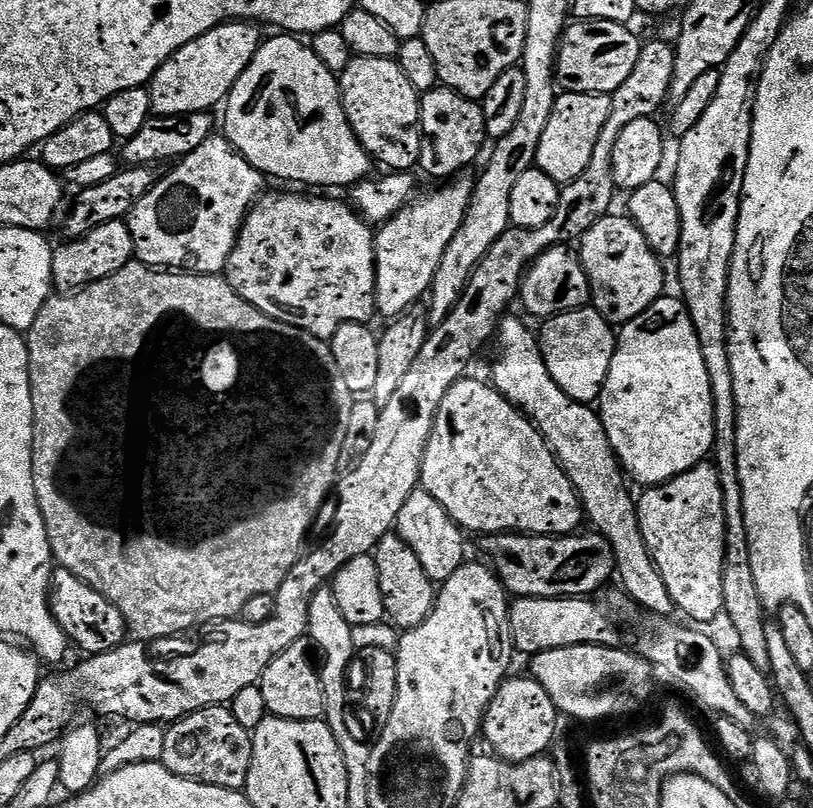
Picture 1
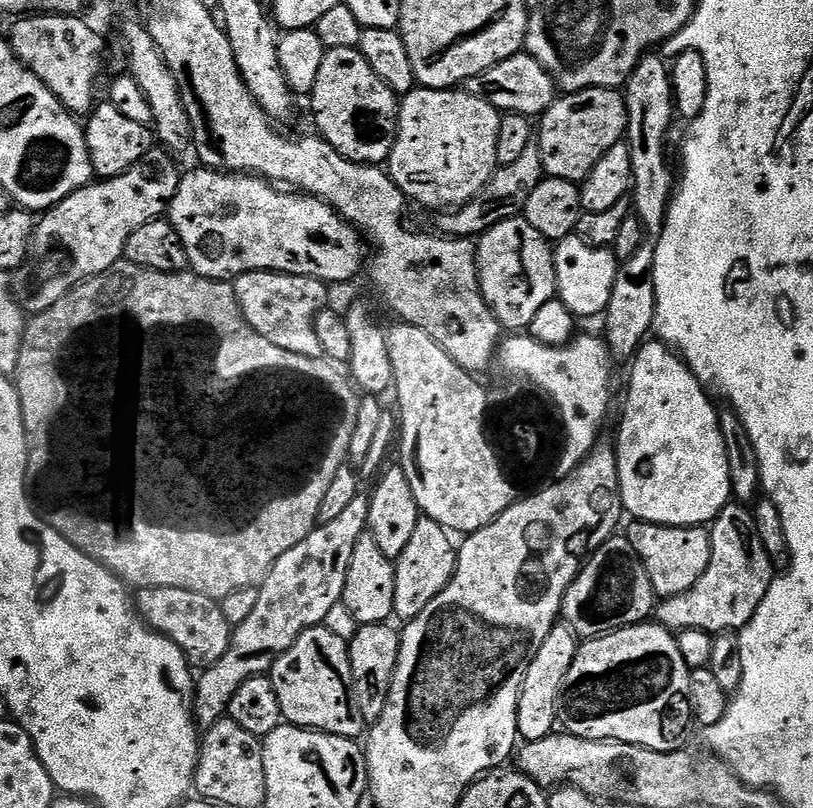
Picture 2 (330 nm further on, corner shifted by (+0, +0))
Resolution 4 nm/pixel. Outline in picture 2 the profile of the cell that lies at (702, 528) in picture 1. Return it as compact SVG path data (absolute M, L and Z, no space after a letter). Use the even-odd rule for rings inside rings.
M632 522L626 529L628 541L634 546L638 558L646 566L646 574L652 583L652 589L657 597L667 598L677 596L698 578L706 570L712 553L712 537L707 527L698 528L675 528L674 526L662 526L661 524L646 524L643 522Z

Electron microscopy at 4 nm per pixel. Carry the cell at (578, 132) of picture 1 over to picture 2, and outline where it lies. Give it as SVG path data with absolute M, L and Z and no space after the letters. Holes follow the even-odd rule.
M587 88L581 92L569 92L553 100L538 120L538 143L542 154L542 166L545 177L553 180L583 182L598 166L598 158L610 150L610 146L621 143L628 131L628 115L624 97L615 88Z

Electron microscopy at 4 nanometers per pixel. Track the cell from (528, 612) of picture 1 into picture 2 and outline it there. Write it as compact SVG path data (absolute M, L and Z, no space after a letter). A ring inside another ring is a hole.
M729 502L716 515L710 525L710 562L702 578L698 578L690 590L661 599L654 609L655 623L673 634L686 630L728 634L744 628L752 621L754 610L758 610L762 598L766 598L766 590L770 590L772 585L774 565L768 557L766 546L762 546L755 515L744 508L747 507L743 503Z

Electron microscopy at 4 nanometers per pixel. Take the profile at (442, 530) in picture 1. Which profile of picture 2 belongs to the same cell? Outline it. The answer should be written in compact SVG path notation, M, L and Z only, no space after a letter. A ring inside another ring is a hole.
M422 518L418 526L414 526L414 535L410 537L410 543L406 550L394 561L396 573L394 574L394 616L400 622L407 622L418 618L442 590L450 582L450 578L456 569L457 545L452 545L453 537L447 528L443 528L438 522Z

